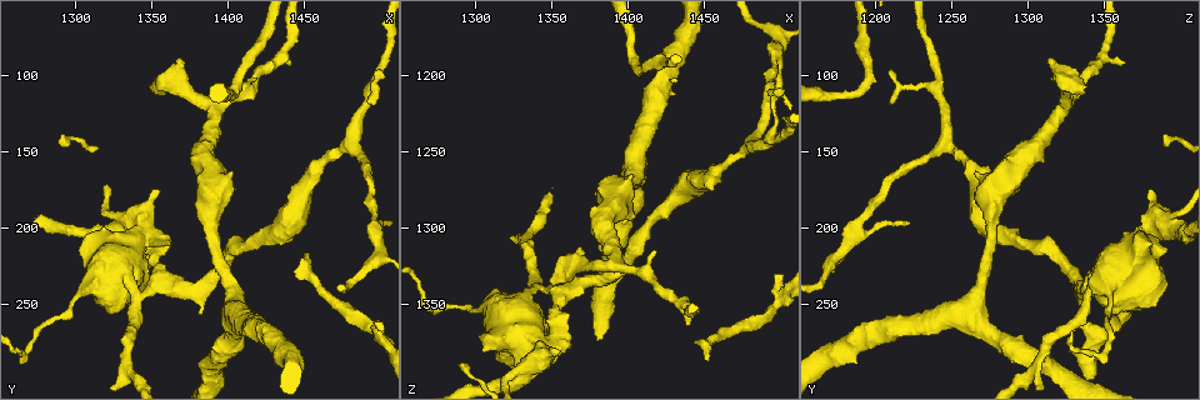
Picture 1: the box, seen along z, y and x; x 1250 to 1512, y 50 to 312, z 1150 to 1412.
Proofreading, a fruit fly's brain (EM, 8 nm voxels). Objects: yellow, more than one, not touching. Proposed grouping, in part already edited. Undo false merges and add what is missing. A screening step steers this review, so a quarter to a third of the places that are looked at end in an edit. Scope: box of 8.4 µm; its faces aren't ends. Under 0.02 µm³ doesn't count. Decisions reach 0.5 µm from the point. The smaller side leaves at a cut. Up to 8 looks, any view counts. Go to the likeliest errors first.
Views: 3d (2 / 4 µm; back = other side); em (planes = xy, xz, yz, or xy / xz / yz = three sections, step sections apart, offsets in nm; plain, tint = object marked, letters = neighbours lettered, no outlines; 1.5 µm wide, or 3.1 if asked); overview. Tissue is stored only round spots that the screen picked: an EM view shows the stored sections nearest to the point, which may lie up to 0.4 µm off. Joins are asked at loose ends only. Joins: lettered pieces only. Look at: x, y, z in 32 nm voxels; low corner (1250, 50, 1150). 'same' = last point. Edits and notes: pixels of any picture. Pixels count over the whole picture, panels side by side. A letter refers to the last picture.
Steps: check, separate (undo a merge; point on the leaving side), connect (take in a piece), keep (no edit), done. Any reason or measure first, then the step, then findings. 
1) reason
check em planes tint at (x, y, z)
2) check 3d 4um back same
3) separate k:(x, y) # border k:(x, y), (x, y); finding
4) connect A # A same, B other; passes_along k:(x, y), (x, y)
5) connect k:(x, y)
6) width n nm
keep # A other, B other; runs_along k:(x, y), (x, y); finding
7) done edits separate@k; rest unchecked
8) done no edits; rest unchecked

an open end
check em yz step 4 letters at (1350, 110, 1336)

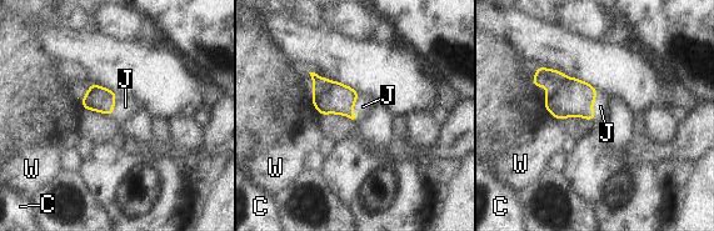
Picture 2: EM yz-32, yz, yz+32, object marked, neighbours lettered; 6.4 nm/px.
width 170 nm; longest_contact J 200 nm
connect J # C other, J same, W other; the cell continues

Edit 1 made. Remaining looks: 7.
thick turns thin
check em planes letters at (1454, 164, 1268)

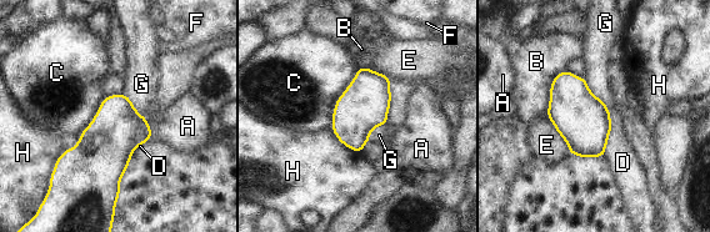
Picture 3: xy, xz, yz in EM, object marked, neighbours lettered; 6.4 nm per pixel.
longest_contact C 460 nm
keep # A other, B other, C other, D other, E other, F other, G other, H other; continuous, no second cell

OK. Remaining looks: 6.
touches itself
check 3d 4um at (1338, 242, 1340)

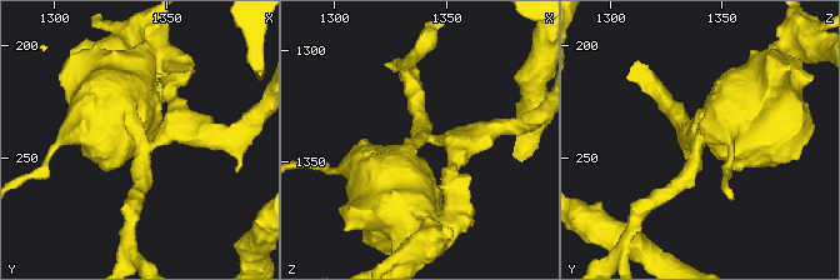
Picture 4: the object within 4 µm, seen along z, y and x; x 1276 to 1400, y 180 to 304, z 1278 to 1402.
shape alone is not enough
check em planes letters at (1338, 242, 1339)

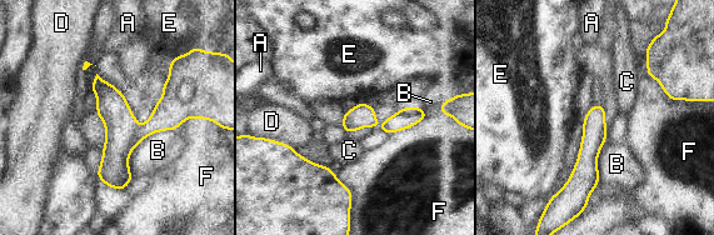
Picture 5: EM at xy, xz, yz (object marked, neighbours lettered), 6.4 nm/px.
separate 5:(169, 114) # A other, B other, C other, D other, E other, F other; border 5:(140, 126), (136, 134), (136, 143); two cells meet here

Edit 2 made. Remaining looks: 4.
done edits connect@2, separate@5; rest unchecked

